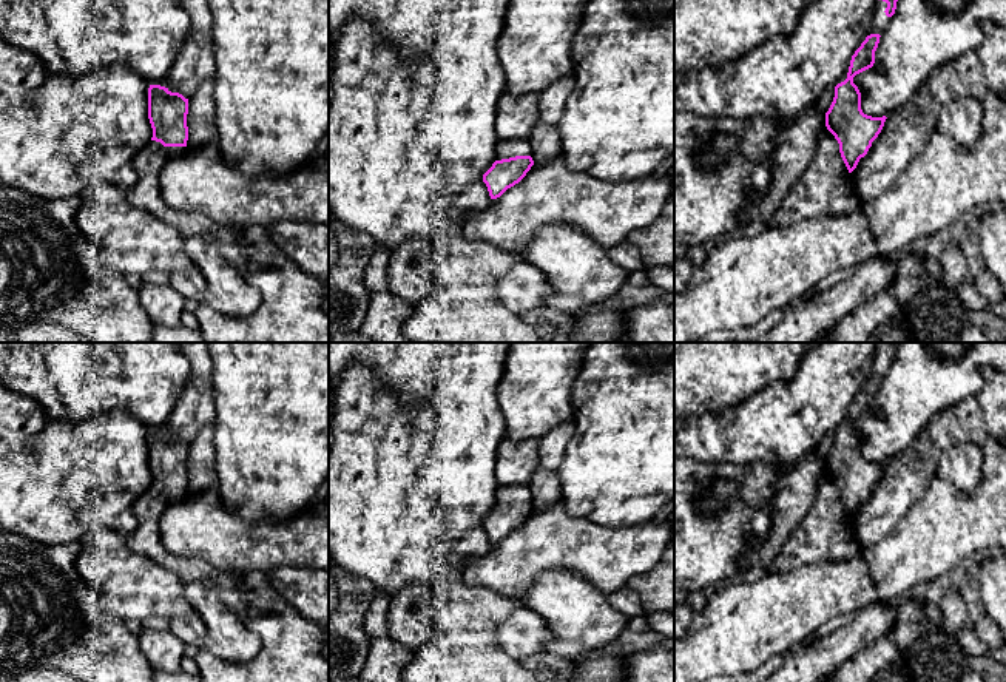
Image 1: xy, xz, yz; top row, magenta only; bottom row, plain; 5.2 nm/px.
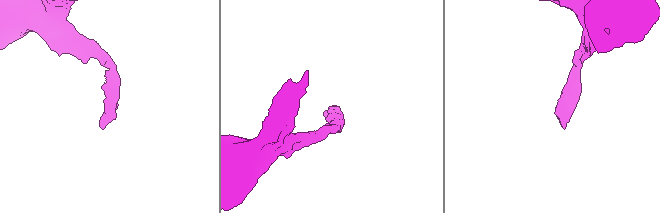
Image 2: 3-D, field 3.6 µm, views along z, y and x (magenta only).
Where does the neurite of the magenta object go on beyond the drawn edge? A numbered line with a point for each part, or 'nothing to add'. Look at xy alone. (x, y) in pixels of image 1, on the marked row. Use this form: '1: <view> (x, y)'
1: xy (150, 161)

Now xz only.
1: xz (503, 150)

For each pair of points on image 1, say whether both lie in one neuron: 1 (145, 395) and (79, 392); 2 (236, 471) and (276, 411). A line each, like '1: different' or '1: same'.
1: same
2: same

